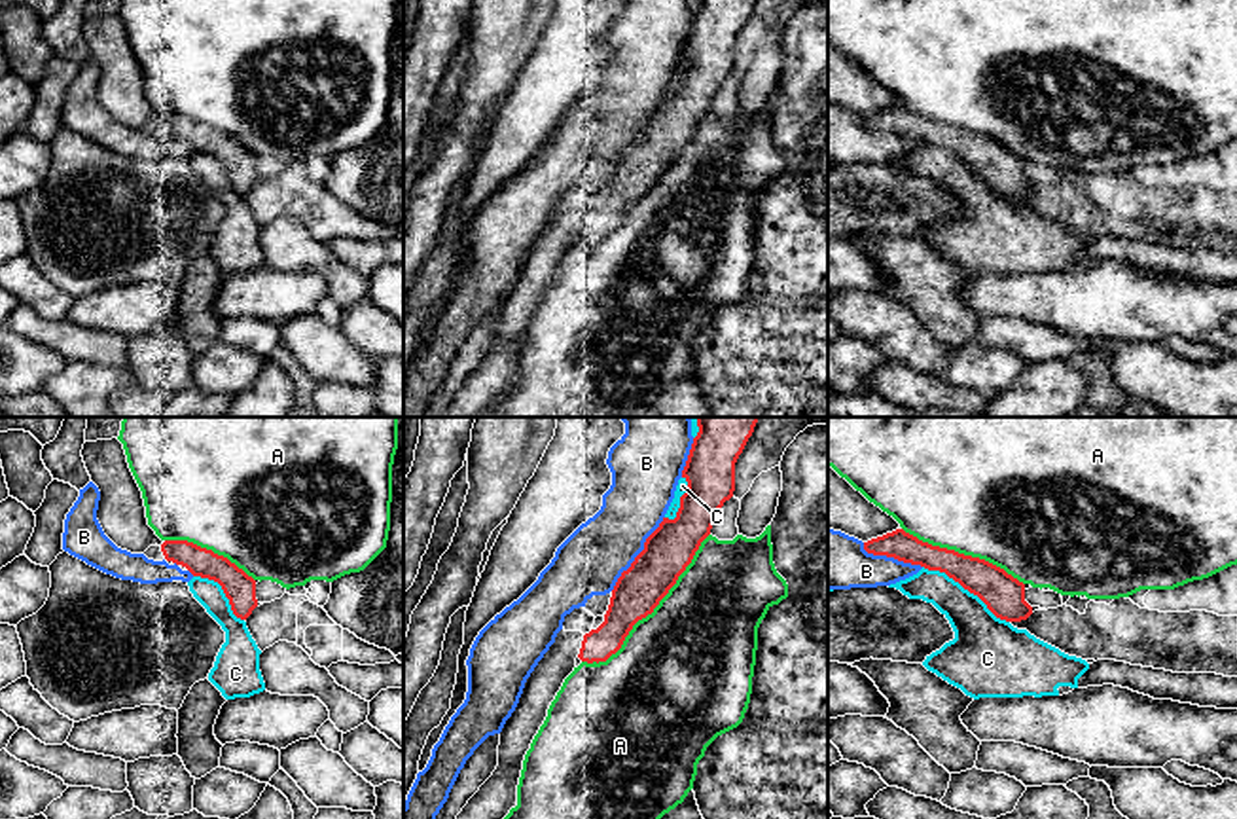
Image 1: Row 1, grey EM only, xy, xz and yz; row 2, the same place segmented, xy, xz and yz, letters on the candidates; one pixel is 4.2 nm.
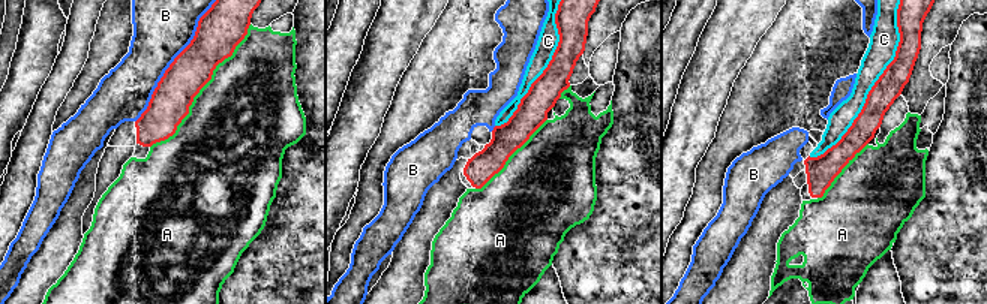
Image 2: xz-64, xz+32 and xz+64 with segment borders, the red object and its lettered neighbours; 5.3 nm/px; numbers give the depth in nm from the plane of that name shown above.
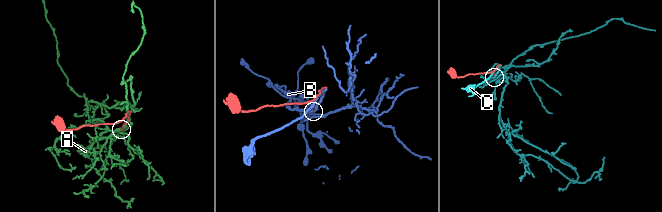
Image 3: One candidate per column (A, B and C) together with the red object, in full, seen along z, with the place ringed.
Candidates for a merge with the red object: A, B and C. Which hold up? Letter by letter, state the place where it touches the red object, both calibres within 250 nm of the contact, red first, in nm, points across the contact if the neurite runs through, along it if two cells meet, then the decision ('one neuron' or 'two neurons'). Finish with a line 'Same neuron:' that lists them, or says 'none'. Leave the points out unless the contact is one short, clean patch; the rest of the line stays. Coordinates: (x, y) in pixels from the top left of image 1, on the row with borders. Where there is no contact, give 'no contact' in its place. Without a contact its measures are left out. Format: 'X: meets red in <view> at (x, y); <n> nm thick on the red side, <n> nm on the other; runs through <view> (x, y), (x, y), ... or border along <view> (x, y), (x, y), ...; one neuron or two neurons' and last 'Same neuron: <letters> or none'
A: meets red in xz at (652, 611); 200 nm thick on the red side, 500 nm on the other; two neurons
B: meets red in xz at (639, 554); 200 nm thick on the red side, 280 nm on the other; two neurons
C: meets red in yz at (967, 588); 180 nm thick on the red side, 260 nm on the other; two neurons
Same neuron: none

